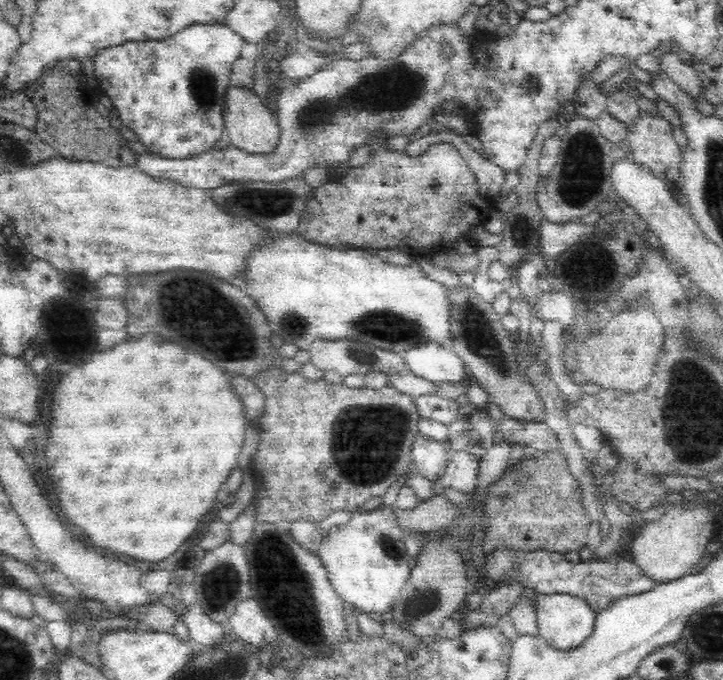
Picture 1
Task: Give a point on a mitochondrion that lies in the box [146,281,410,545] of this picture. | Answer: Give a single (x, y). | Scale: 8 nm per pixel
(293, 324)

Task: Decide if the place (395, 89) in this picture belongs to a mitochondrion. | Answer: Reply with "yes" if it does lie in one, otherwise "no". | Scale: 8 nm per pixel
yes

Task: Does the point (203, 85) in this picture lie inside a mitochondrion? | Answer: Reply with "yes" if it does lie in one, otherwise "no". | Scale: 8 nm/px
yes

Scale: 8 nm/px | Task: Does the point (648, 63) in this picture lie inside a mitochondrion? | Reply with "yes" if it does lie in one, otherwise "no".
no

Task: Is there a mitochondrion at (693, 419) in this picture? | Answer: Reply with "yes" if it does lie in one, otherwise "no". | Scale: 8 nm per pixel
yes

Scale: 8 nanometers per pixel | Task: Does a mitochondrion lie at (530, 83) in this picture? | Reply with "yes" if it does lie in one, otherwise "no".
yes

